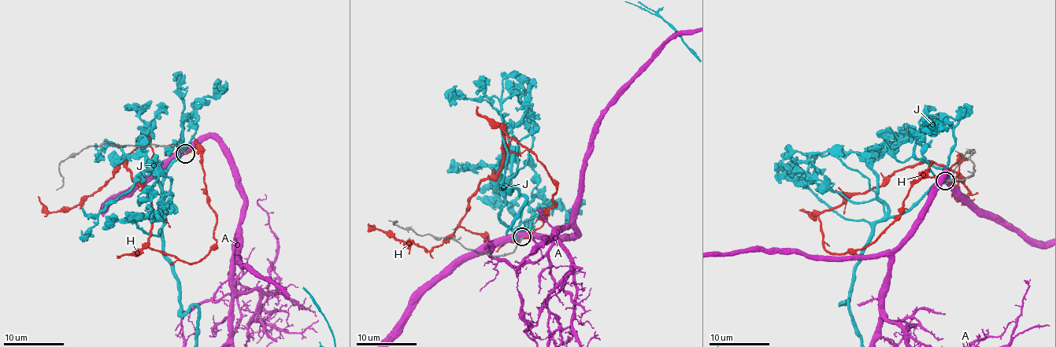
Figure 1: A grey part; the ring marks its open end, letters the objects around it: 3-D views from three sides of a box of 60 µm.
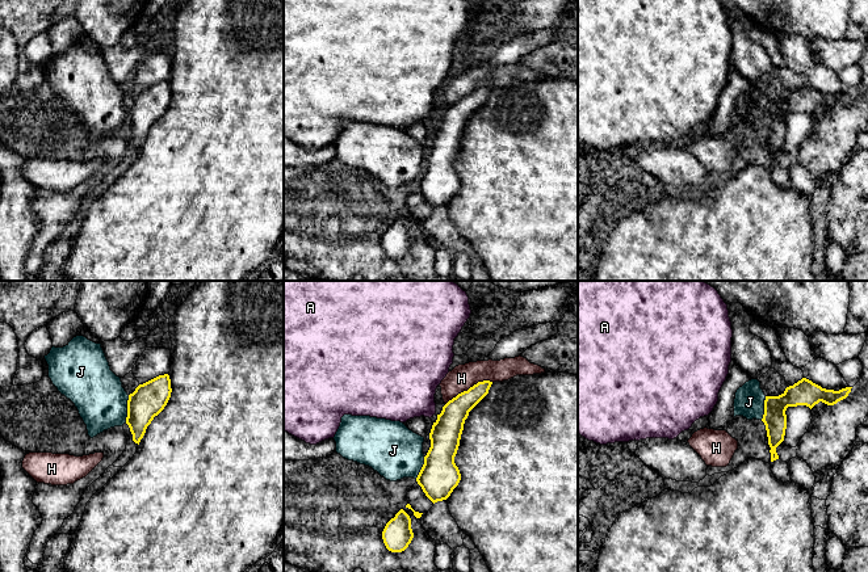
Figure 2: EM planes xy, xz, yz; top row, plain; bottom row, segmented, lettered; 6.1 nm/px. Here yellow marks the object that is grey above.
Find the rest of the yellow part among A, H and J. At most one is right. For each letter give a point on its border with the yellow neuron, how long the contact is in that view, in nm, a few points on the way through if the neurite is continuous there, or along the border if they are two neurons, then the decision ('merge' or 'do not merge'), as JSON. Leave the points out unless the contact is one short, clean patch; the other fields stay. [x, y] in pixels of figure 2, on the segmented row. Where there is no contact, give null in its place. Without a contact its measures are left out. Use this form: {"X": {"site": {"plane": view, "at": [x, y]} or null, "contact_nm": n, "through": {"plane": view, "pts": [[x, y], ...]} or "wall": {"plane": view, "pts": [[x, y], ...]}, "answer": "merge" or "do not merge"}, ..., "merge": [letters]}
{"A": {"site": null, "answer": "do not merge"}, "H": {"site": {"plane": "xz", "at": [470, 387]}, "contact_nm": 320, "answer": "do not merge"}, "J": {"site": {"plane": "xy", "at": [128, 408]}, "contact_nm": 170, "wall": {"plane": "xy", "pts": [[129, 395], [125, 421]]}, "answer": "do not merge"}, "merge": []}

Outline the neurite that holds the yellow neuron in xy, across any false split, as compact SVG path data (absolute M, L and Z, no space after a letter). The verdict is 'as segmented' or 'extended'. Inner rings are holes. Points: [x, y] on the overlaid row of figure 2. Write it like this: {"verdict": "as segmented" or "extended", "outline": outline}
{"verdict": "as segmented", "outline": "M164 374L139 384L129 395L126 424L130 428L135 443L139 445L147 426L164 409L171 392L169 375Z"}

